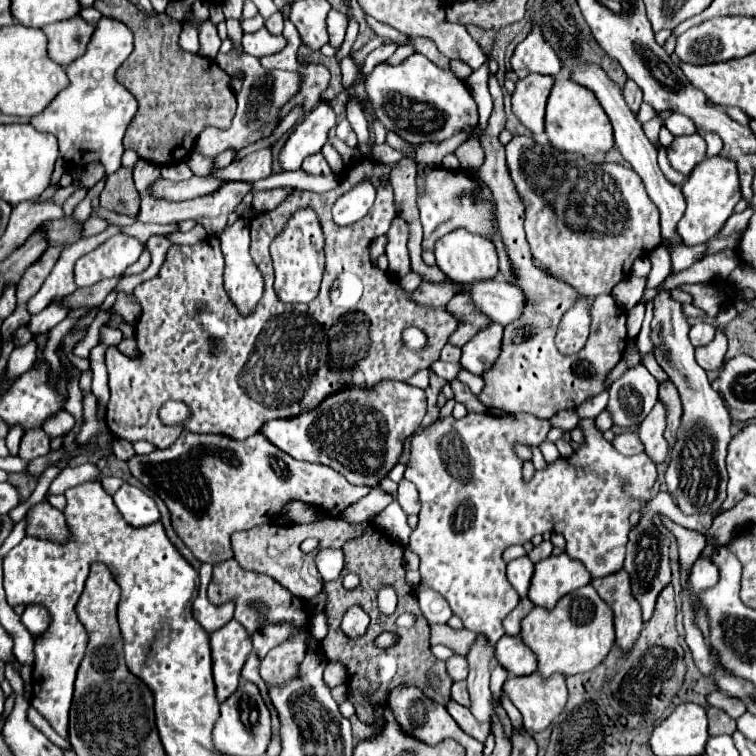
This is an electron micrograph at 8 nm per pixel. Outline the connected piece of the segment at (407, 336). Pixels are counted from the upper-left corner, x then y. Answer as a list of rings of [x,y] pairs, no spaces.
[[[407,328],[403,332],[403,340],[405,340],[405,346],[409,346],[409,348],[423,348],[425,346],[425,334],[419,332],[419,328]]]

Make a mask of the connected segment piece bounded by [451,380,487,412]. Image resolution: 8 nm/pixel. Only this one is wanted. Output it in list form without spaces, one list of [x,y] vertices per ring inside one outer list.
[[[453,380],[453,382],[451,382],[451,388],[453,388],[453,392],[455,392],[455,400],[461,402],[461,404],[465,404],[465,408],[467,408],[469,412],[485,412],[485,410],[487,410],[487,408],[477,400],[477,396],[469,390],[469,386],[465,386],[463,382]]]

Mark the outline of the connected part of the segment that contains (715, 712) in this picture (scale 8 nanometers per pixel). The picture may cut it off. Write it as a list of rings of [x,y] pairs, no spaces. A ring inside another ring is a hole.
[[[707,708],[707,718],[709,718],[709,734],[719,736],[719,734],[733,734],[737,730],[735,720],[727,716],[721,708]]]

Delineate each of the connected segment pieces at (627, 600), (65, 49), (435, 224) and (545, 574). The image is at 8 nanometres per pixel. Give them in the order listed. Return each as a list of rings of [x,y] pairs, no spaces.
[[[619,570],[611,576],[595,578],[591,586],[615,612],[615,642],[619,644],[619,648],[629,650],[641,632],[643,620],[639,612],[639,602],[635,600],[635,596],[631,596],[631,580],[627,572]]]
[[[83,18],[49,24],[43,28],[49,38],[49,58],[61,66],[69,66],[73,60],[83,56],[93,30],[95,26]]]
[[[435,168],[427,178],[417,178],[417,188],[423,190],[423,194],[417,198],[421,224],[423,224],[423,248],[433,250],[435,242],[455,228],[467,228],[469,232],[481,234],[485,238],[493,234],[491,206],[475,198],[479,192],[479,186],[469,176],[461,172],[449,172],[445,168]]]
[[[567,554],[549,556],[535,564],[535,574],[529,588],[529,598],[533,604],[547,610],[555,608],[561,596],[573,592],[591,582],[587,568]]]

